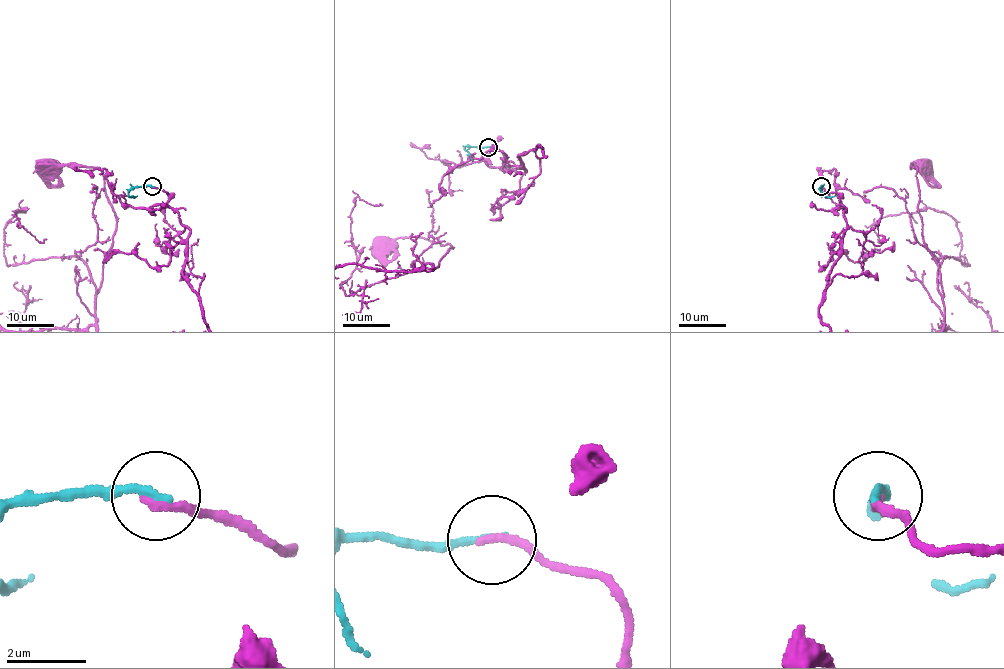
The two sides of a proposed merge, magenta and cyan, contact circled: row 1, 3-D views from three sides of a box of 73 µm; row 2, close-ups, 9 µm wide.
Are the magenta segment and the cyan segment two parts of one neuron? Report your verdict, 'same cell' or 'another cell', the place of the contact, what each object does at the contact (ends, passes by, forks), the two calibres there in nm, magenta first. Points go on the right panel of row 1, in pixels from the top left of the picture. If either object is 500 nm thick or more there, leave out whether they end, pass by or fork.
another cell; place (821, 186); magenta ends; cyan ends; calibres 240 and 220 nm

